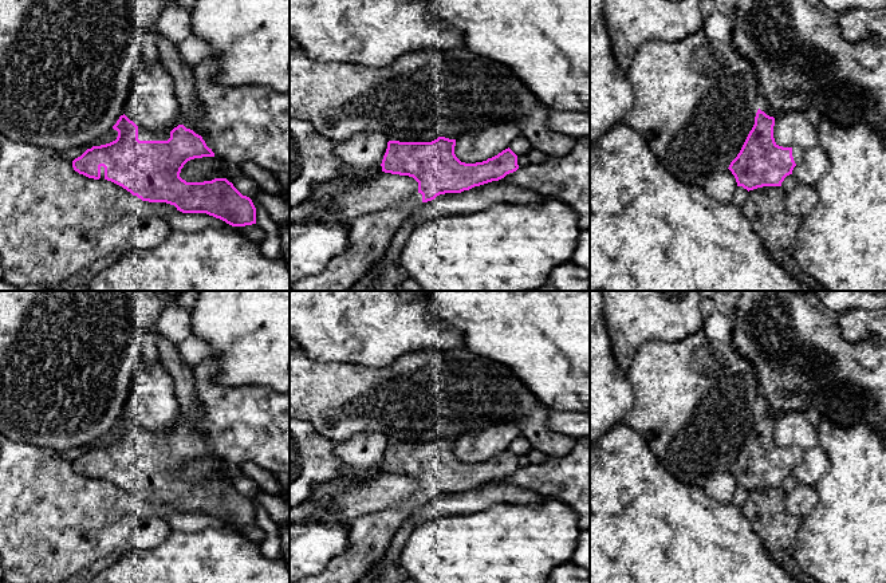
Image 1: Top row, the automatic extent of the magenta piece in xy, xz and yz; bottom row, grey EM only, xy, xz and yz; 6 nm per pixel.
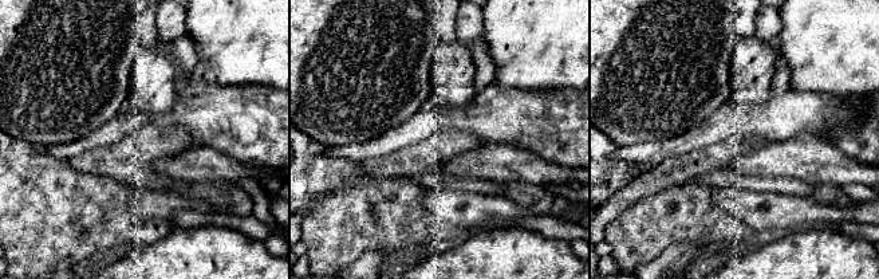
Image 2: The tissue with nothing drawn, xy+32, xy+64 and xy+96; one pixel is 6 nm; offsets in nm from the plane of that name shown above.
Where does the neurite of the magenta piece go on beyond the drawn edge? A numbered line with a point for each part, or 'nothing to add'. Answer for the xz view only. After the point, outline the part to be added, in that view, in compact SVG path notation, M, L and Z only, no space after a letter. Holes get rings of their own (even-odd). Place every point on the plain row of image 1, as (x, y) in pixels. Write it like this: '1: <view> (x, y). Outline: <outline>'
1: xz (370, 535). Outline: M417 493L401 504L351 520L350 548L330 560L322 572L298 583L355 583L383 558L401 524L421 501L422 495Z

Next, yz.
1: yz (798, 453). Outline: M792 448L792 457L796 465L803 460L804 453L806 450L802 448Z

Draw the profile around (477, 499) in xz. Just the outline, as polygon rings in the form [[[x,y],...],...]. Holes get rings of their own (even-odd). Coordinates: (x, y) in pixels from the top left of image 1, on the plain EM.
[[[492,481],[461,493],[445,493],[429,503],[424,512],[412,515],[416,525],[444,515],[472,513],[489,509],[501,503],[537,505],[543,495],[519,485]]]

